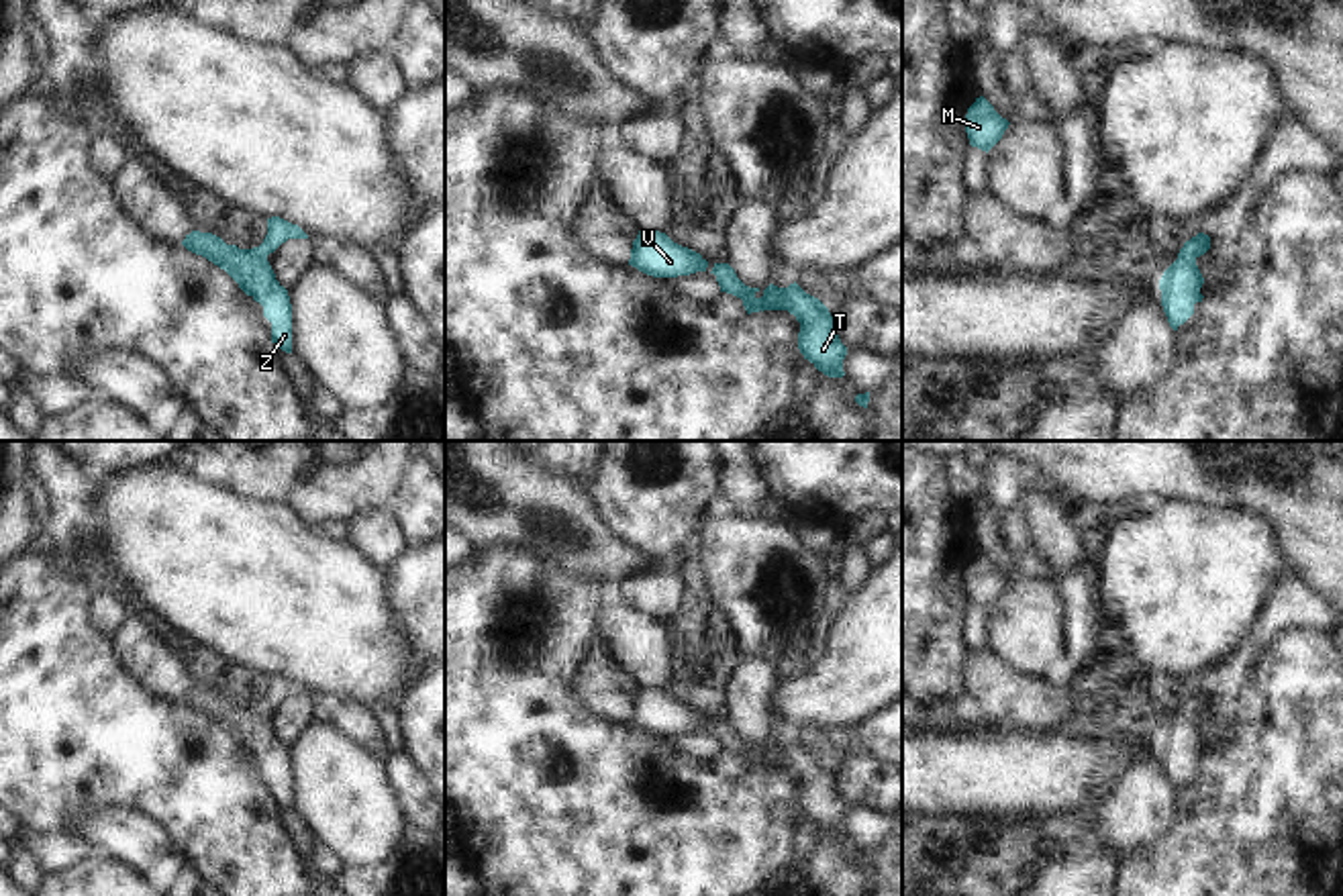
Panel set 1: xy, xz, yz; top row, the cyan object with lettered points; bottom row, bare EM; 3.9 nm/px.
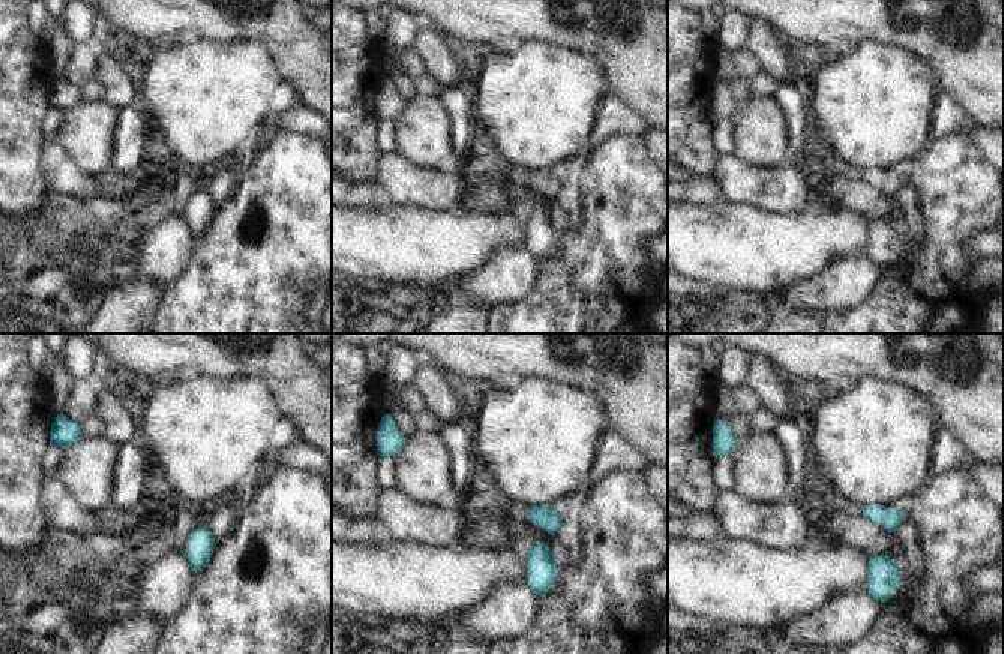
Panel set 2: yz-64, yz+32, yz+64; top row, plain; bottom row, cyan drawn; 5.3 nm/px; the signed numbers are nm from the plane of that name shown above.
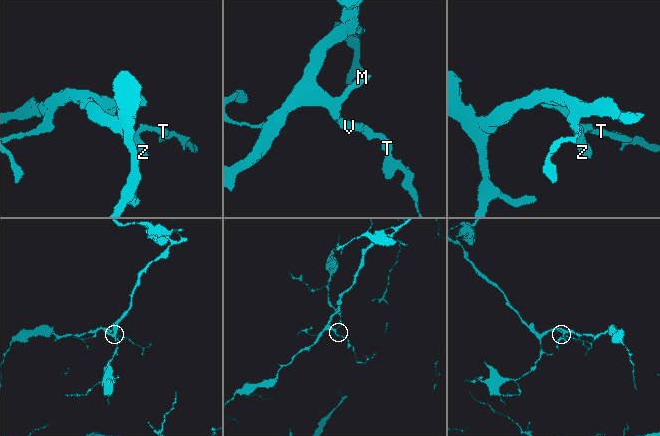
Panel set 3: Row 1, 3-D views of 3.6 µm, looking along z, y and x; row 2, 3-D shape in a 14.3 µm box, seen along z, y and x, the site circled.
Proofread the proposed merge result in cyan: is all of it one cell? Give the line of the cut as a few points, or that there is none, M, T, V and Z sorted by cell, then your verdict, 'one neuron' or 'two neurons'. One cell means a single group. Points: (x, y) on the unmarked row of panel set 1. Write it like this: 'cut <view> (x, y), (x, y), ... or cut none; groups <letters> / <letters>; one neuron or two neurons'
cut none; groups M T V Z; one neuron

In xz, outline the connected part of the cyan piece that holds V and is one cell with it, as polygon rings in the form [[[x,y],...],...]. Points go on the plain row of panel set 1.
[[[641,686],[633,698],[629,723],[653,735],[678,735],[706,729],[708,718],[655,686]]]

